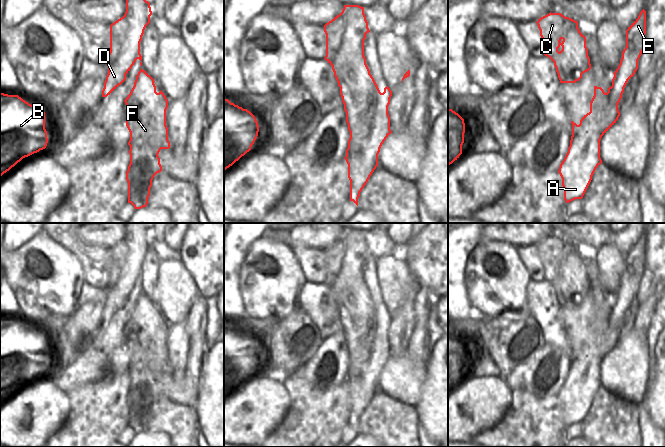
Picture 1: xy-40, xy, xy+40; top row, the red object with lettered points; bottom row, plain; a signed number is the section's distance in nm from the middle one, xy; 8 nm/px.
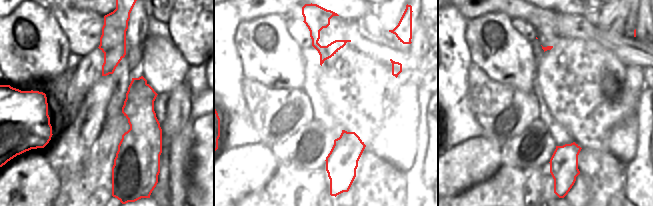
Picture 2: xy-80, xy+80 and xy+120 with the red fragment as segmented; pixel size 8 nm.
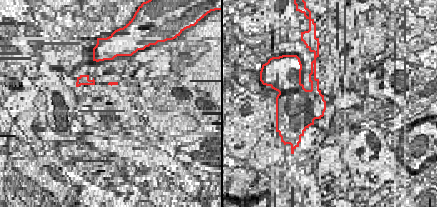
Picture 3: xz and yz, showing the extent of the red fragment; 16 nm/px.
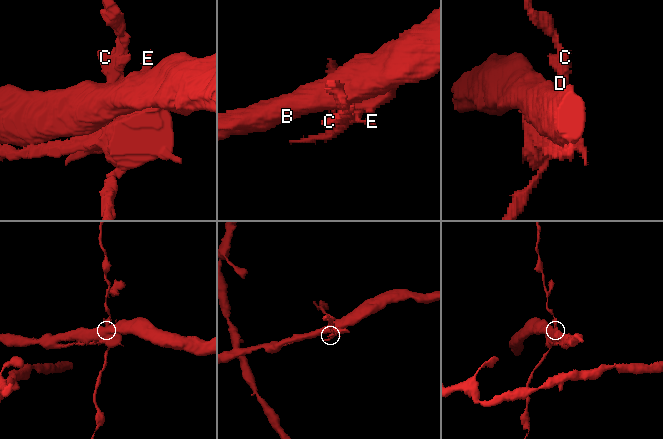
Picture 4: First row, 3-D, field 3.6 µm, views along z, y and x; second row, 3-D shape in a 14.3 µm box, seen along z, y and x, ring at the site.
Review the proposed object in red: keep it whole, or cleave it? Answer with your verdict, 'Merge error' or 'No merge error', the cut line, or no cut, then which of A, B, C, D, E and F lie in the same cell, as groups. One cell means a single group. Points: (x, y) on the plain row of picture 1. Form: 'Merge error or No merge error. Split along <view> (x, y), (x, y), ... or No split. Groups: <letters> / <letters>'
Merge error. Split along xy (365, 284), (340, 311). Groups: A B E F / C D

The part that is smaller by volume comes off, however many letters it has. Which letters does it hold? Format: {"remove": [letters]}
{"remove": ["C", "D"]}

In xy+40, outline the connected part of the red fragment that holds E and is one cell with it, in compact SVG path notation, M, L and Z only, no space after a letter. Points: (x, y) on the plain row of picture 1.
M643 233L626 254L626 271L613 297L612 310L607 317L594 310L590 336L582 341L579 349L571 345L570 370L558 394L566 427L583 422L596 392L602 387L600 364L620 340L618 328L628 304L638 293L638 284L646 271L645 258L646 235Z

